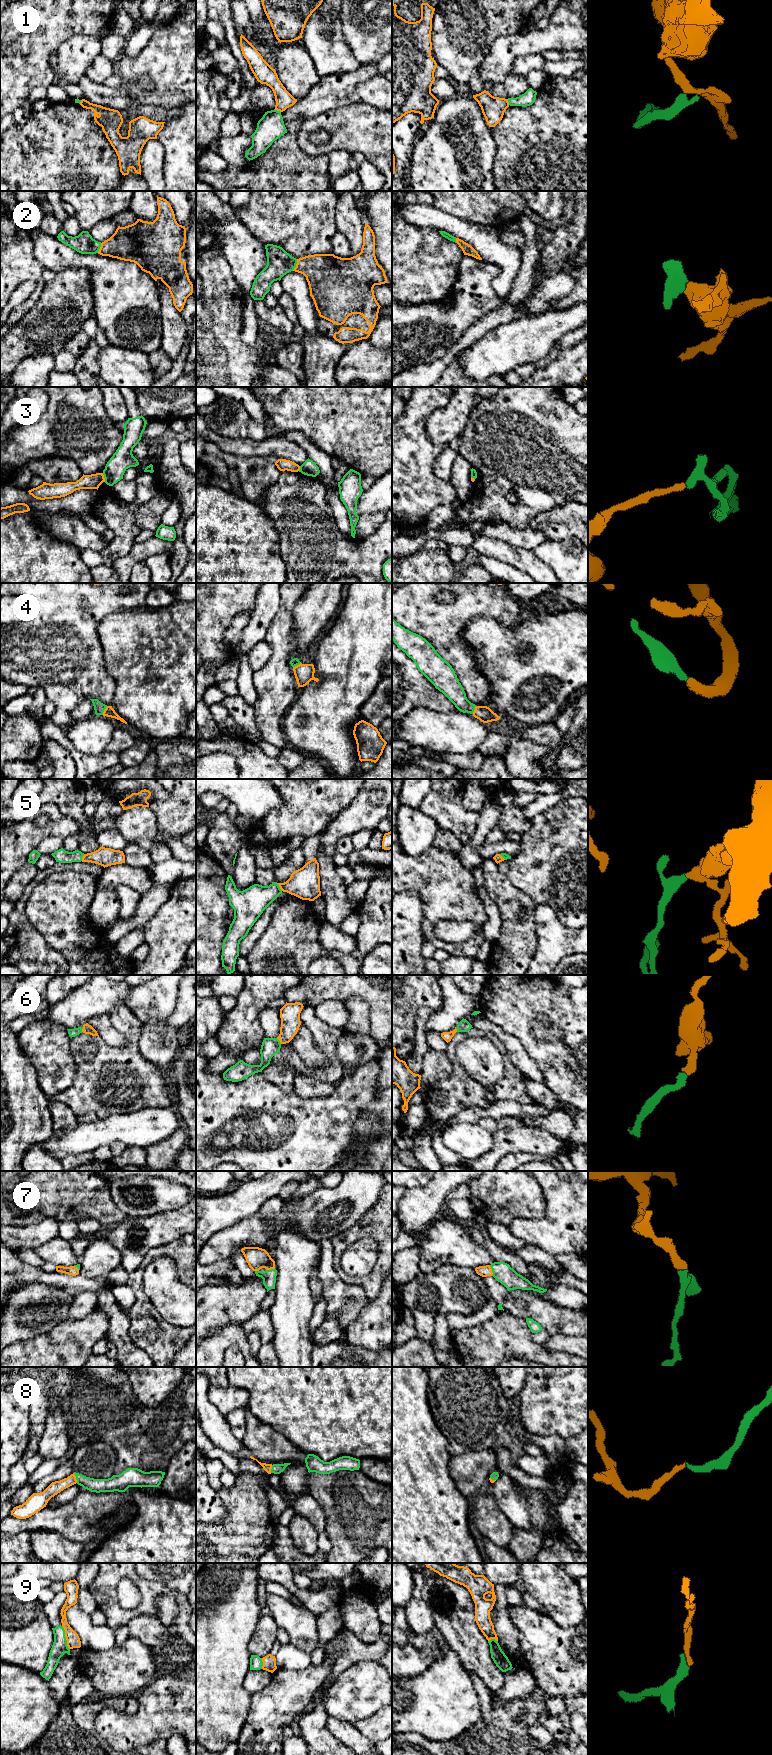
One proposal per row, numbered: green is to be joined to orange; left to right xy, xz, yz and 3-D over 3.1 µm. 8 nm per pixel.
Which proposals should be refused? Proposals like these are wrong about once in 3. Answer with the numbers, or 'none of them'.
1, 3, 9

